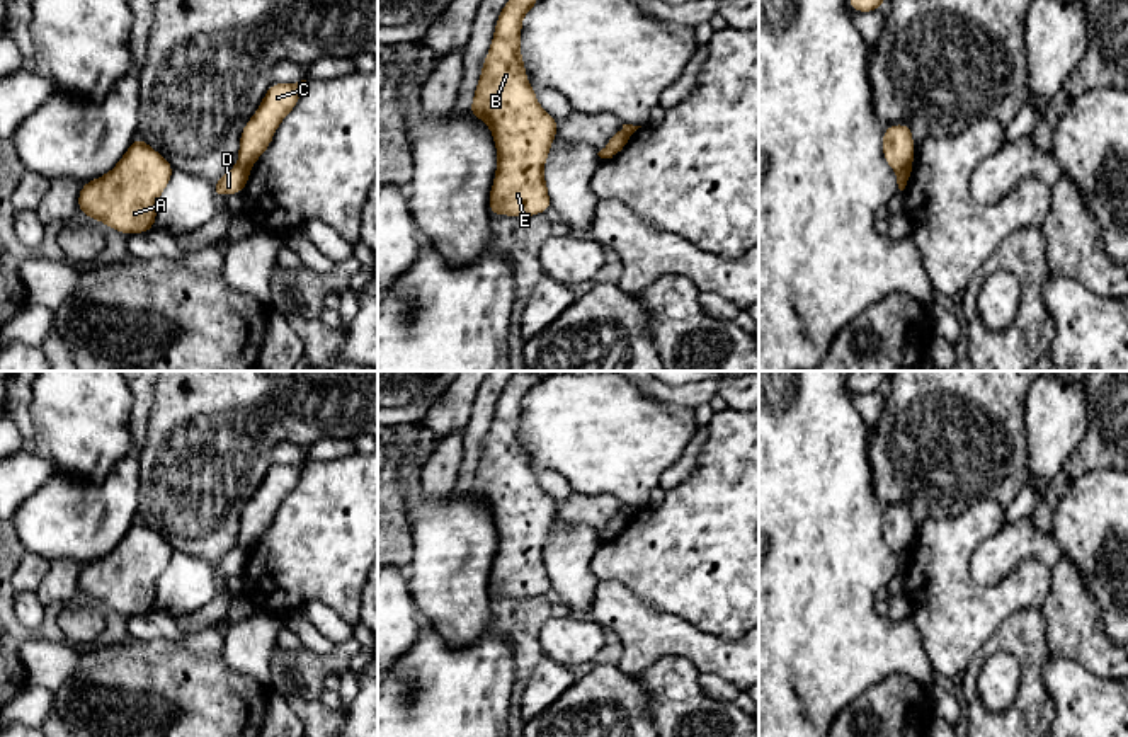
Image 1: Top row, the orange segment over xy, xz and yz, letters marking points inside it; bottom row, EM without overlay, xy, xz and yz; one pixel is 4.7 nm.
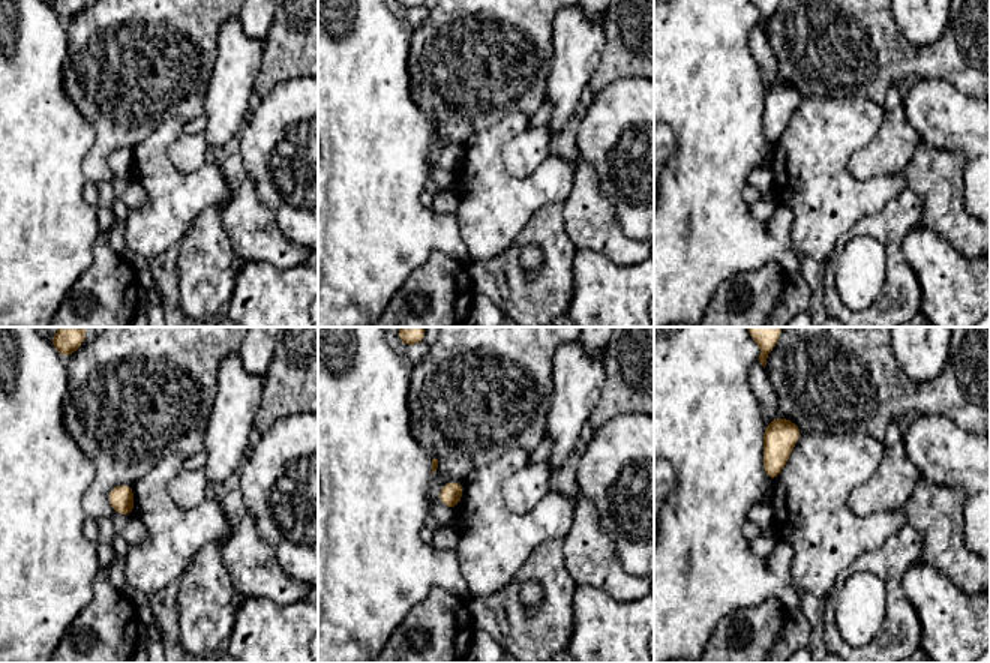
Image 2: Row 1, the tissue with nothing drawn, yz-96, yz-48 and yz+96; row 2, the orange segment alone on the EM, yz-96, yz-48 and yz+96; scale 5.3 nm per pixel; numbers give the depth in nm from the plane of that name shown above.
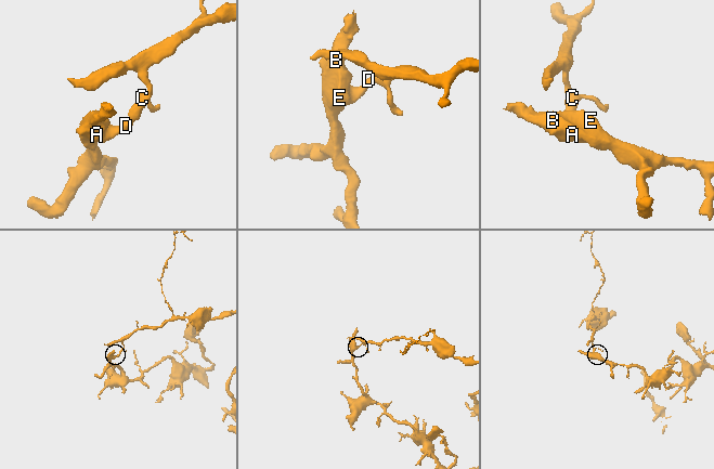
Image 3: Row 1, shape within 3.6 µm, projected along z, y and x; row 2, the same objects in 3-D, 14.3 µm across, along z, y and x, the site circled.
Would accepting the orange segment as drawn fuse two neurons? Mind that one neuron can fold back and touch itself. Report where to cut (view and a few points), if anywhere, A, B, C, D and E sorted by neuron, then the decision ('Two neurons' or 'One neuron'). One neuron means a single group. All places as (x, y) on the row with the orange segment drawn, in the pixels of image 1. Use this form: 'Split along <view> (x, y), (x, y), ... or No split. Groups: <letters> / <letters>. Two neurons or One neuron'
Split along yz (909, 164), (897, 172). Groups: A B D E / C. Two neurons

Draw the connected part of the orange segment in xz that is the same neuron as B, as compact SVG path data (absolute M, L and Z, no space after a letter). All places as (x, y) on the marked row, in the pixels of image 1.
M538 2L504 5L468 111L488 124L497 146L490 214L524 218L551 208L543 169L558 121L538 104L521 56L522 17Z

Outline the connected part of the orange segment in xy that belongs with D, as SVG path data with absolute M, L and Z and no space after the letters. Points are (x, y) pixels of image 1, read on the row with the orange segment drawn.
M238 163L223 177L219 177L219 180L213 186L213 194L216 196L216 199L219 199L223 194L243 192L248 177L250 170Z

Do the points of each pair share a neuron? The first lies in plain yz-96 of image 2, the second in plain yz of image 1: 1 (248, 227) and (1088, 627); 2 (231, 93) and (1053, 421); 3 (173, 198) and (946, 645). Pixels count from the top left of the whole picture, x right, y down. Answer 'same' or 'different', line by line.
1: same
2: same
3: same

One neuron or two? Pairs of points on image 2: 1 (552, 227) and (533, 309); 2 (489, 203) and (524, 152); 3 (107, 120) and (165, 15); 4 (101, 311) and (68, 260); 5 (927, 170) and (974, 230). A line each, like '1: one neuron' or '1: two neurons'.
1: one neuron
2: two neurons
3: one neuron
4: two neurons
5: one neuron

